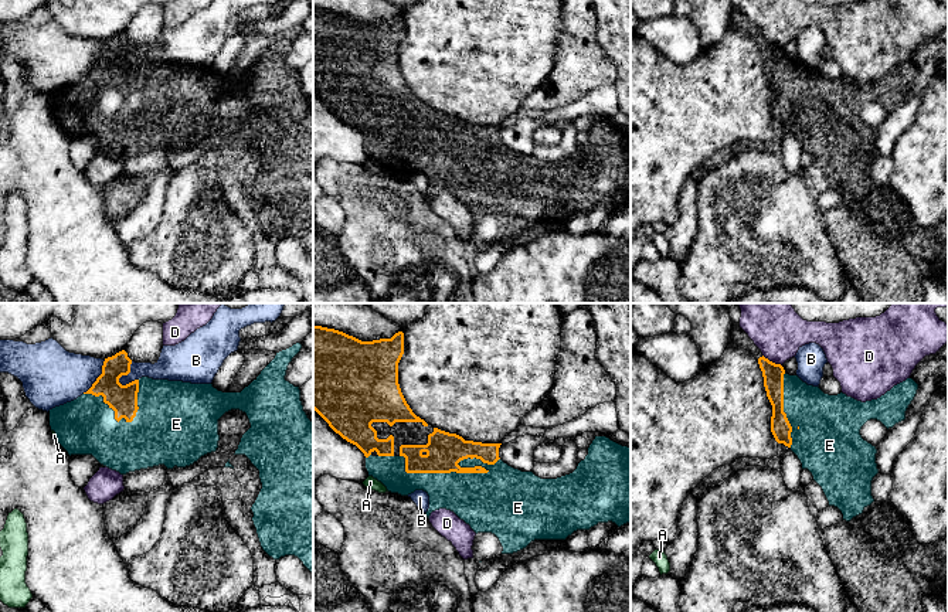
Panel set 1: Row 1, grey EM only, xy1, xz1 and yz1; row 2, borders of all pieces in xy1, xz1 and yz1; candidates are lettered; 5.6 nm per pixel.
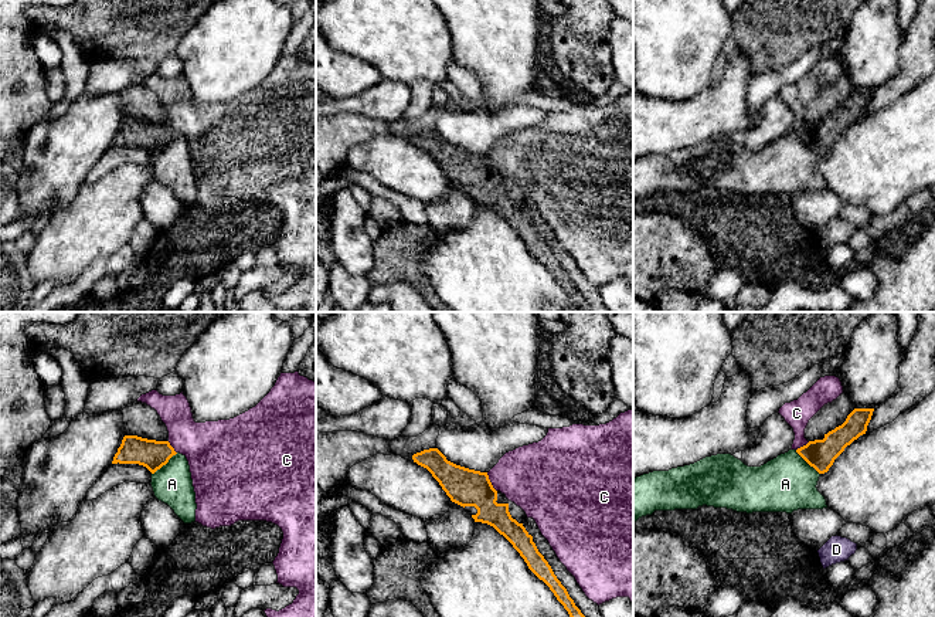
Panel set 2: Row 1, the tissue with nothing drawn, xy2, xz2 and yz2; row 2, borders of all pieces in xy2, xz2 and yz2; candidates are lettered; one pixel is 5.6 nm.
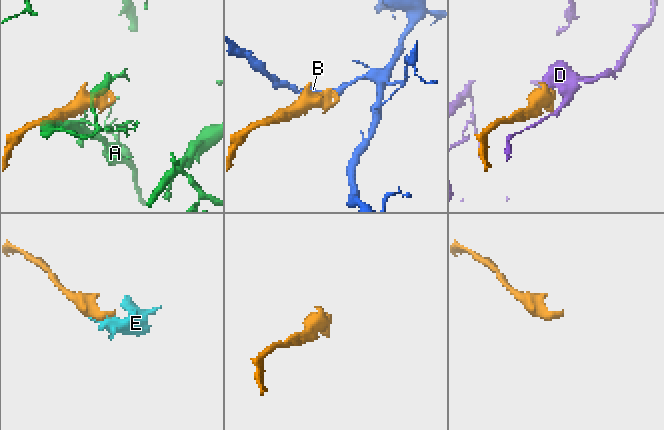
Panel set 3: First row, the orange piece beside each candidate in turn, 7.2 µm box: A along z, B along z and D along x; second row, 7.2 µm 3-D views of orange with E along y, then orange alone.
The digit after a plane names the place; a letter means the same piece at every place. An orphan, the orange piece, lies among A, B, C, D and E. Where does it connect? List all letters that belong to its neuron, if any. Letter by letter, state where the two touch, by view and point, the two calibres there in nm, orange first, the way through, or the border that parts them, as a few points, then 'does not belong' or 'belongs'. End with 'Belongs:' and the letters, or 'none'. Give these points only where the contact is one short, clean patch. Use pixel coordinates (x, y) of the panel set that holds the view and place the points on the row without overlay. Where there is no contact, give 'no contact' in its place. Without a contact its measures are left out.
A: xy2 (165, 146) | 160/220 nm | does not belong
B: xy1 (125, 57) | 160/140 nm | does not belong
C: xz2 (490, 165) | 220/360 nm | along xz2 (486, 155), (496, 173) | does not belong
D: yz1 (771, 44) | 120/240 nm | does not belong
E: xz1 (472, 155) | 200/380 nm | belongs
Belongs: E

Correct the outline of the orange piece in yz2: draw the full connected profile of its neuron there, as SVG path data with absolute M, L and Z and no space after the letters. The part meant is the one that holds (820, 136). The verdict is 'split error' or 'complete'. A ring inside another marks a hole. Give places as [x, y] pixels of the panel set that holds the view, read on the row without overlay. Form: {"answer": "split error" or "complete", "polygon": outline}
{"answer": "complete", "polygon": "M854 91L846 104L824 116L823 122L809 123L796 135L819 156L824 156L834 142L860 118L866 116L874 91Z"}

